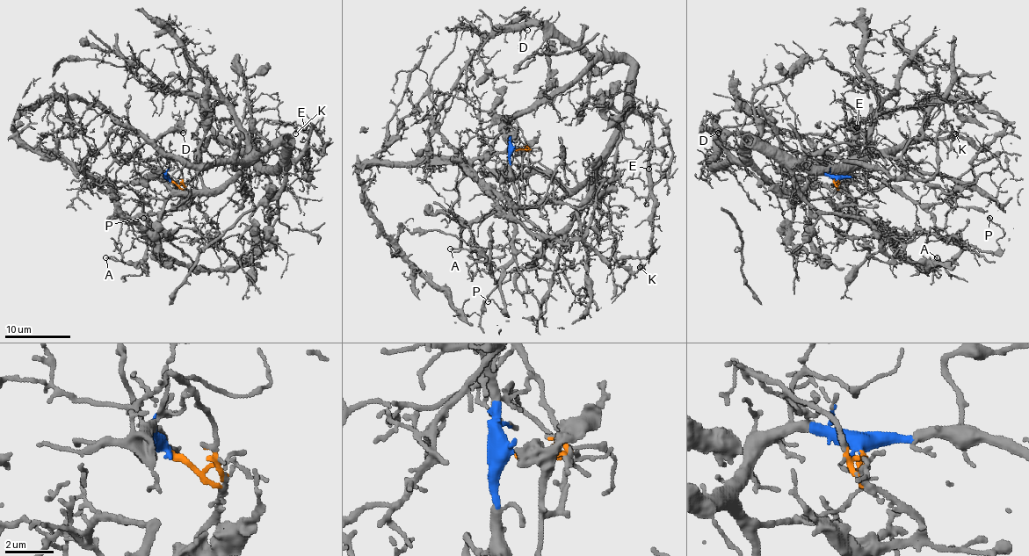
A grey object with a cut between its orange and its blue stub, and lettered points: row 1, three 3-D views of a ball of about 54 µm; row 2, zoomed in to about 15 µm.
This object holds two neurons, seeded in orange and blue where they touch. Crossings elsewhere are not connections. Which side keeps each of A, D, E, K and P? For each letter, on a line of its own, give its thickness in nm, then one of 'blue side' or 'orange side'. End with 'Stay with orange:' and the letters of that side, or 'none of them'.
A: 140 nm | orange side
D: 100 nm | blue side
E: 140 nm | blue side
K: 170 nm | blue side
P: 130 nm | orange side
Stay with orange: A, P

